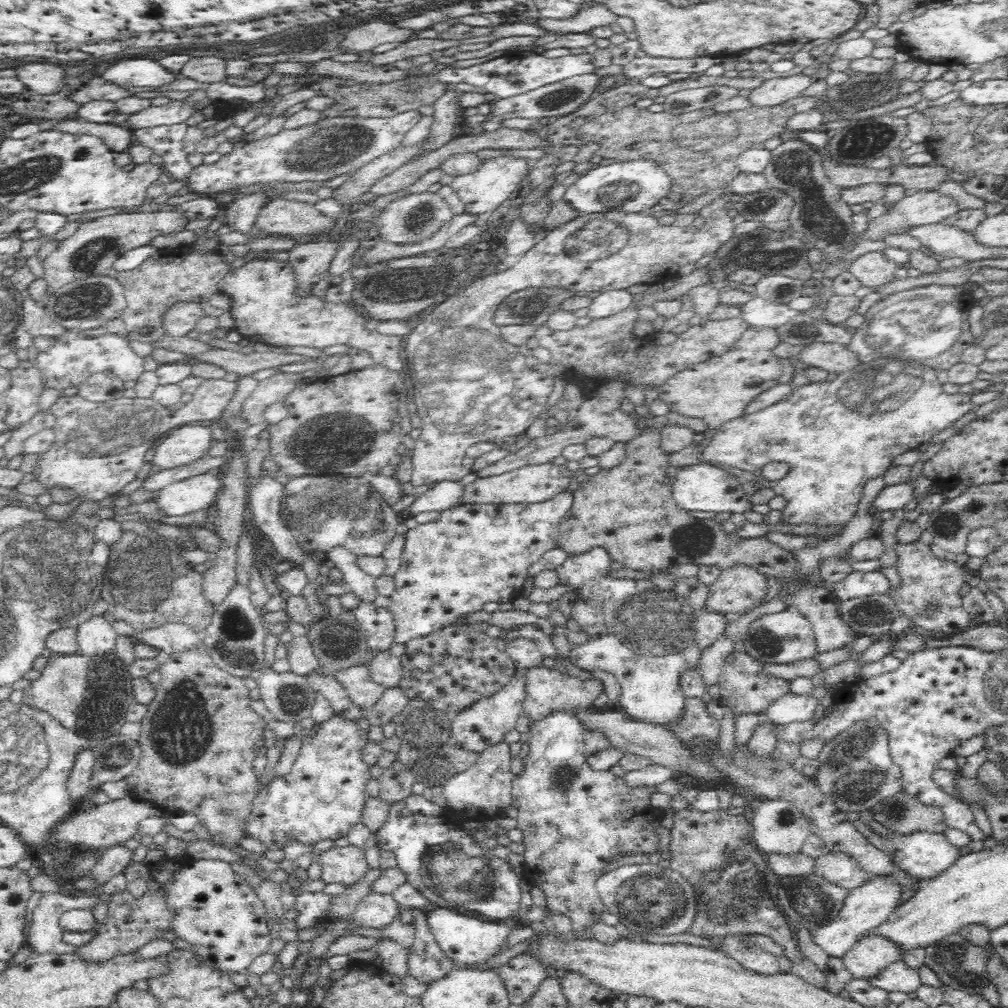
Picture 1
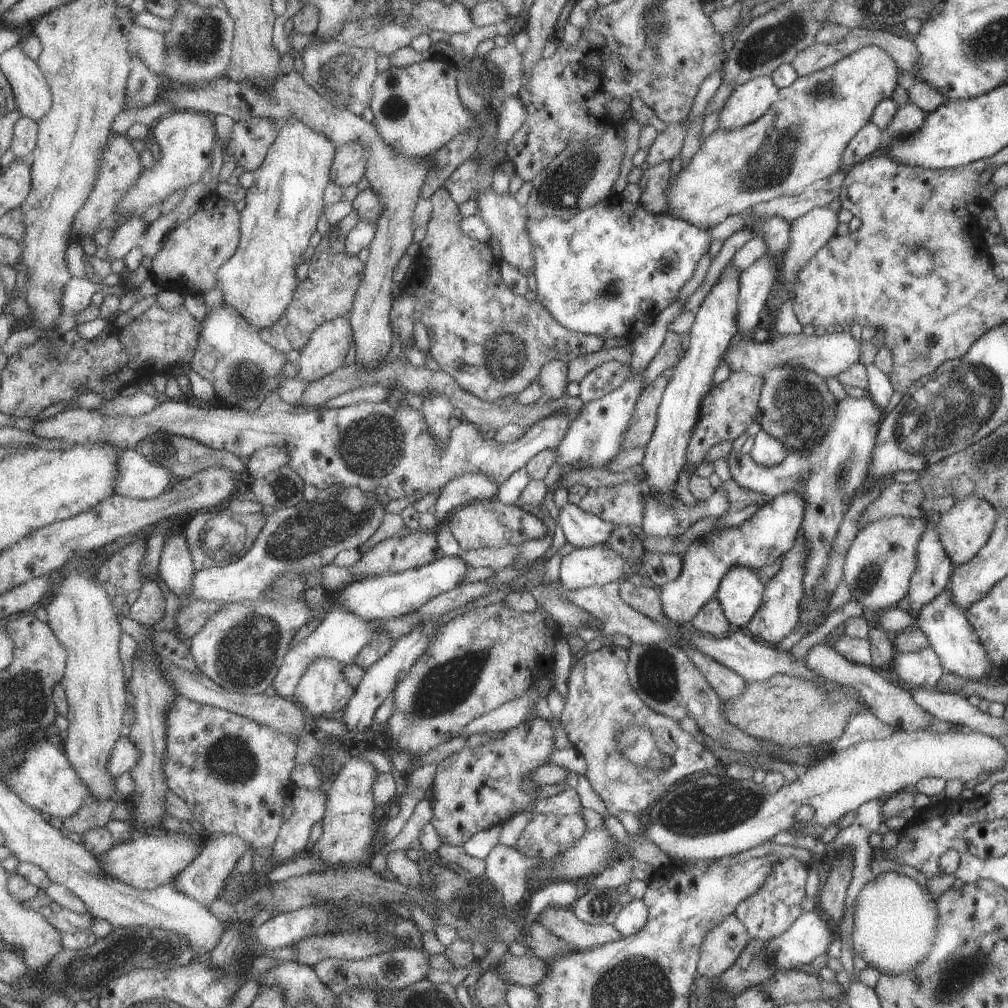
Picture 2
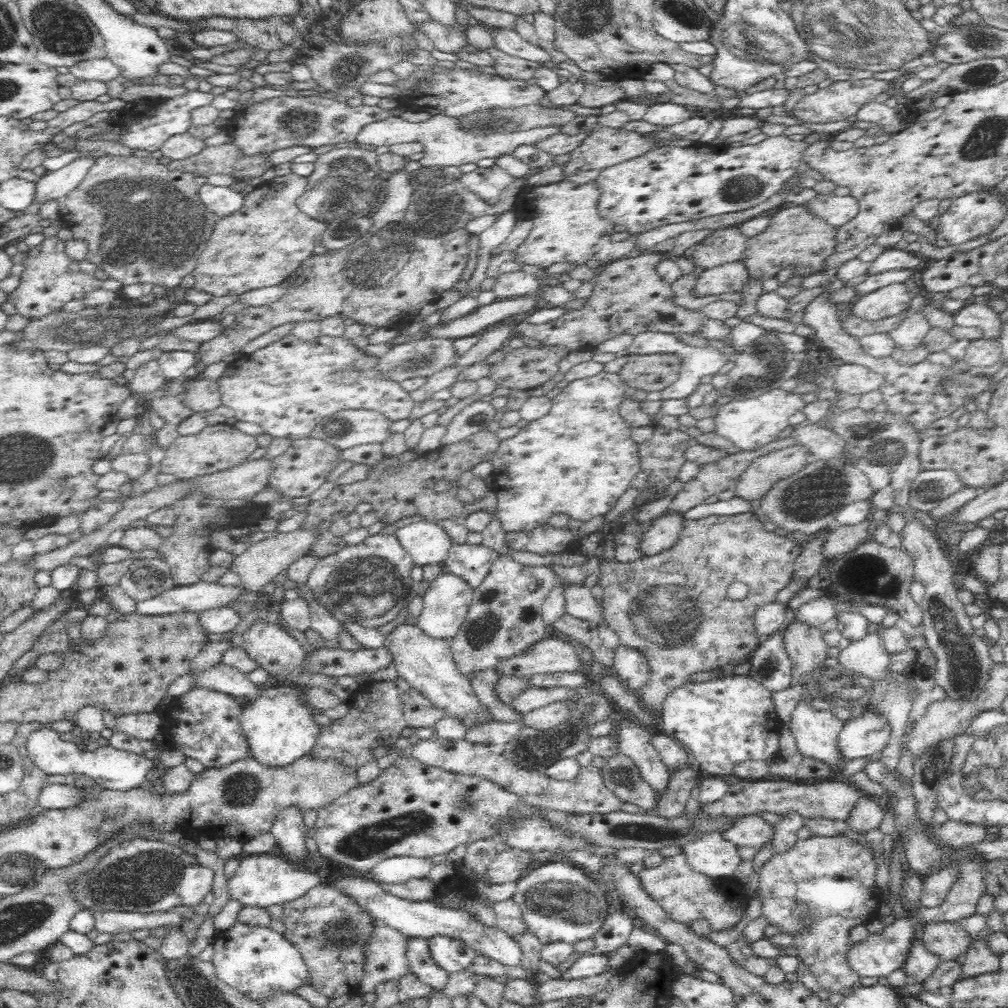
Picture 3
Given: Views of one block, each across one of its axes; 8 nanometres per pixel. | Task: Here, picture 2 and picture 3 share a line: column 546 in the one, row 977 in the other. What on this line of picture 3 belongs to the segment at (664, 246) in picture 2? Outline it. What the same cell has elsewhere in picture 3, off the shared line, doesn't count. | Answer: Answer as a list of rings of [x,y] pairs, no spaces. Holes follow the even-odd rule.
[[[236,921],[228,930],[216,932],[213,948],[211,963],[214,965],[217,977],[252,1001],[270,998],[272,994],[278,992],[294,994],[296,988],[304,984],[308,986],[310,973],[300,951],[284,939],[282,933],[274,932],[270,927],[242,924]]]

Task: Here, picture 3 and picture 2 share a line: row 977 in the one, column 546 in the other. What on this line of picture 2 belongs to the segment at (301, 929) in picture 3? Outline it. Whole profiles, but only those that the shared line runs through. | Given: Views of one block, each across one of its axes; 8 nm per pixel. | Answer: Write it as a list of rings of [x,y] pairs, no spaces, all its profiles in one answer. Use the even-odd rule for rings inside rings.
[[[443,186],[434,192],[430,200],[433,209],[426,234],[419,242],[419,252],[411,264],[406,284],[399,295],[393,298],[390,309],[392,330],[400,338],[403,355],[405,350],[415,345],[414,325],[420,322],[427,328],[430,354],[438,363],[438,370],[449,374],[465,391],[480,400],[500,403],[506,396],[517,395],[529,387],[550,360],[560,359],[569,363],[579,356],[589,355],[603,348],[604,337],[577,333],[566,328],[542,303],[528,301],[508,288],[490,245],[470,238],[460,230],[462,214]]]

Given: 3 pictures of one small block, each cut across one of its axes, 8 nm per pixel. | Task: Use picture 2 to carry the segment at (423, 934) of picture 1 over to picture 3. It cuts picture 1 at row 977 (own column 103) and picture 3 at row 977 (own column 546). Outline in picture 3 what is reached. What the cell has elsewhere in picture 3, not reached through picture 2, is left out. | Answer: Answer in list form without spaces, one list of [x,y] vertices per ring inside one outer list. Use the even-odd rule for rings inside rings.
[[[409,938],[406,943],[406,958],[408,968],[422,982],[429,984],[433,990],[445,987],[449,974],[440,968],[428,950],[426,939]]]

